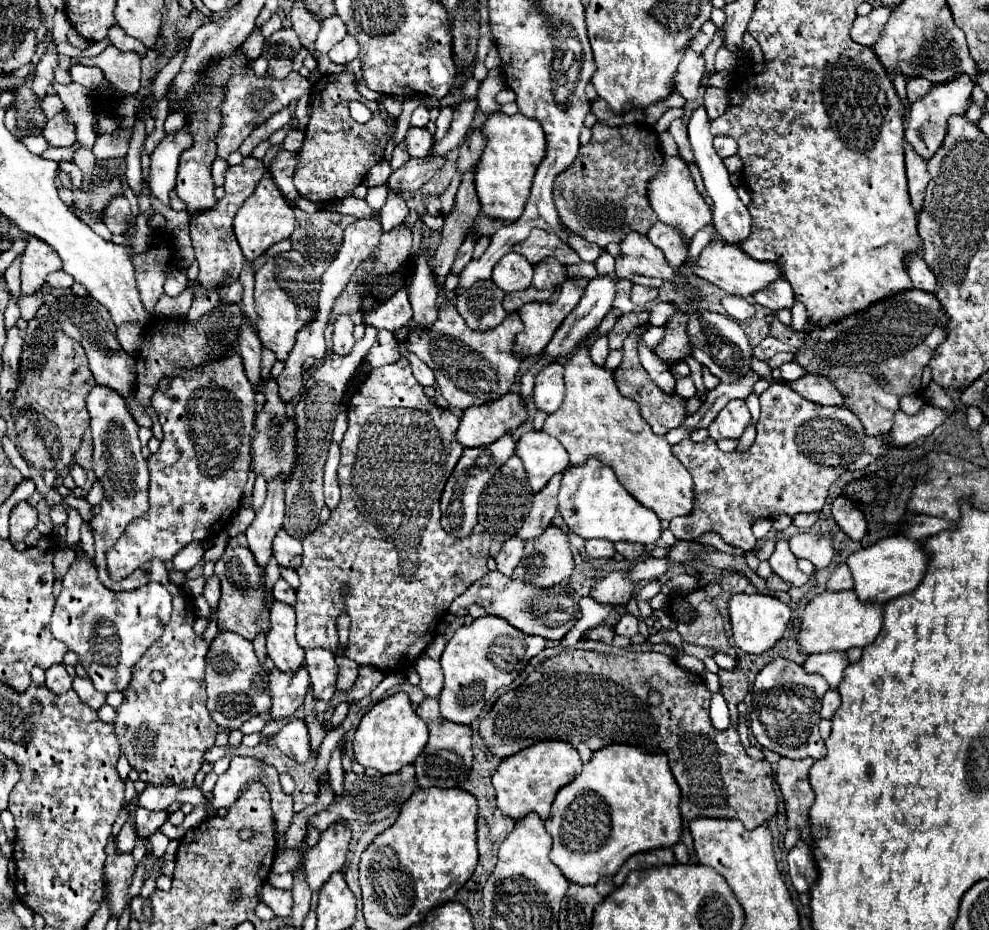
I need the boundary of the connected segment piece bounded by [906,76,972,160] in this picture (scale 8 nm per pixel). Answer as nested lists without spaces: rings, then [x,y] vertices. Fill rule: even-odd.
[[[960,76],[958,80],[952,80],[948,84],[932,86],[928,96],[920,98],[918,102],[912,104],[910,108],[910,118],[908,118],[908,128],[906,128],[906,142],[912,144],[918,156],[924,160],[930,160],[936,154],[936,148],[940,148],[946,132],[946,120],[952,114],[964,116],[968,104],[970,104],[970,94],[972,94],[972,80],[970,76]]]

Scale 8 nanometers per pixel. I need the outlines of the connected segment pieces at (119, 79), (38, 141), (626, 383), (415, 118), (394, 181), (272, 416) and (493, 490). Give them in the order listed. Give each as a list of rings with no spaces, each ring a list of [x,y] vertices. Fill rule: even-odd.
[[[110,44],[97,56],[72,57],[70,62],[100,68],[104,78],[124,94],[136,94],[140,90],[140,56],[136,52],[121,52]]]
[[[28,136],[28,138],[22,140],[22,142],[24,142],[24,146],[26,146],[28,150],[32,150],[34,154],[42,154],[42,152],[48,148],[44,136]]]
[[[638,328],[634,330],[632,336],[628,336],[628,340],[624,342],[622,350],[624,350],[624,358],[622,358],[622,364],[614,370],[614,382],[620,390],[622,396],[634,400],[638,406],[640,406],[640,414],[644,420],[658,420],[658,434],[664,436],[668,430],[672,428],[678,428],[682,422],[684,422],[684,412],[686,412],[686,400],[680,400],[680,396],[676,394],[664,394],[654,382],[652,378],[648,376],[648,372],[642,368],[640,360],[638,360]]]
[[[422,104],[422,106],[418,106],[416,110],[414,110],[414,114],[412,114],[412,126],[418,126],[418,128],[424,128],[426,124],[428,124],[428,108]]]
[[[426,156],[425,158],[410,158],[402,168],[394,170],[388,178],[388,190],[396,194],[414,192],[422,188],[446,162],[445,157]]]
[[[268,380],[264,384],[266,404],[262,412],[256,416],[256,438],[254,438],[254,470],[256,474],[262,474],[266,480],[272,480],[272,476],[280,476],[284,472],[284,480],[288,478],[288,472],[292,472],[292,460],[296,460],[296,424],[294,420],[286,418],[286,404],[278,396],[278,386],[274,380]]]
[[[510,456],[508,462],[504,462],[500,466],[500,470],[488,480],[488,484],[482,490],[480,496],[480,506],[478,506],[478,522],[488,530],[492,544],[490,544],[490,556],[496,556],[502,548],[502,544],[516,536],[516,532],[520,530],[520,524],[524,520],[524,514],[530,512],[532,506],[532,488],[526,480],[526,472],[522,466],[522,460],[518,456]]]

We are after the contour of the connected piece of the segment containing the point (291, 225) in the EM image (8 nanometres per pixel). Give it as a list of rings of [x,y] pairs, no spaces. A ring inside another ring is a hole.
[[[264,176],[260,180],[256,192],[244,202],[244,208],[240,208],[240,212],[234,220],[236,240],[242,248],[244,258],[250,262],[254,262],[258,256],[262,256],[272,244],[290,238],[294,228],[296,228],[296,218],[294,218],[292,206],[288,204],[288,200],[284,200],[284,196],[280,194],[280,190],[276,188],[276,184],[270,176]]]

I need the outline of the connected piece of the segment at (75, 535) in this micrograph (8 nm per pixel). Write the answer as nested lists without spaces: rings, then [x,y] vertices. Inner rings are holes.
[[[70,508],[68,510],[68,520],[66,520],[66,544],[70,548],[74,548],[80,540],[80,526],[82,526],[82,518],[80,518],[78,510]]]

